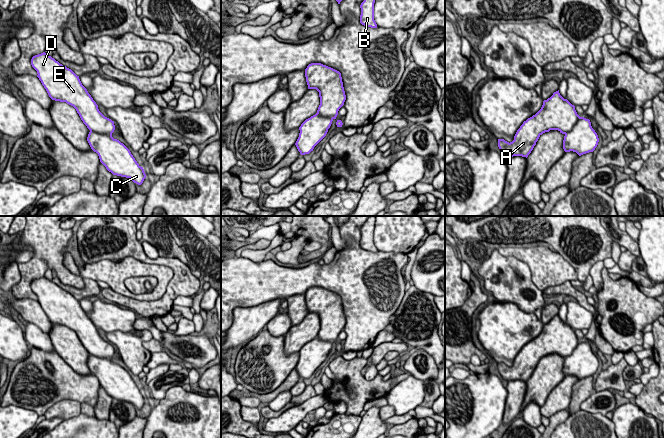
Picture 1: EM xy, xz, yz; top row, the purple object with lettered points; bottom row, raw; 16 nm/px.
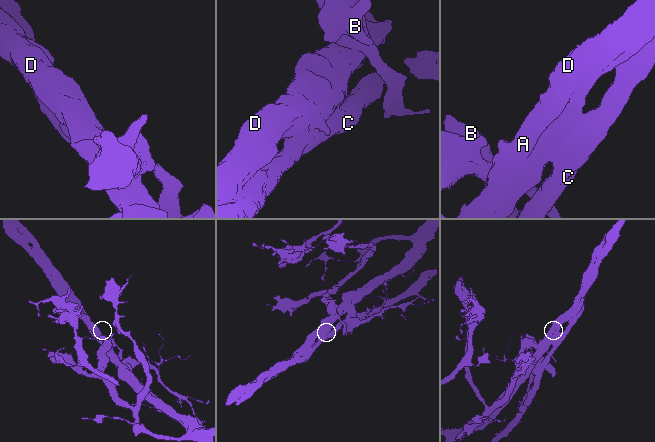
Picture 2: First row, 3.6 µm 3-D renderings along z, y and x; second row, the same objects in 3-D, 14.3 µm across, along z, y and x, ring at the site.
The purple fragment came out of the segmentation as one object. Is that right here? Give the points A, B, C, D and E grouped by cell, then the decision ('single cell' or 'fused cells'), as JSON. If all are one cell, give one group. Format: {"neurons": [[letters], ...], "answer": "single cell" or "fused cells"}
{"neurons": [["A", "B", "D", "E"], ["C"]], "answer": "fused cells"}

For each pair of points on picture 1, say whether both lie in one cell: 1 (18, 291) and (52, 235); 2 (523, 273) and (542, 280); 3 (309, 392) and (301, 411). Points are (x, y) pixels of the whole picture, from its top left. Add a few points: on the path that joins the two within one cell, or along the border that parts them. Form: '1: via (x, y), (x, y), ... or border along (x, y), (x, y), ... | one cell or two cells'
1: via (27, 277), (48, 253), (48, 249) | one cell
2: border along (516, 258), (528, 266), (531, 281), (542, 292) | two cells
3: border along (316, 394), (300, 404) | two cells

